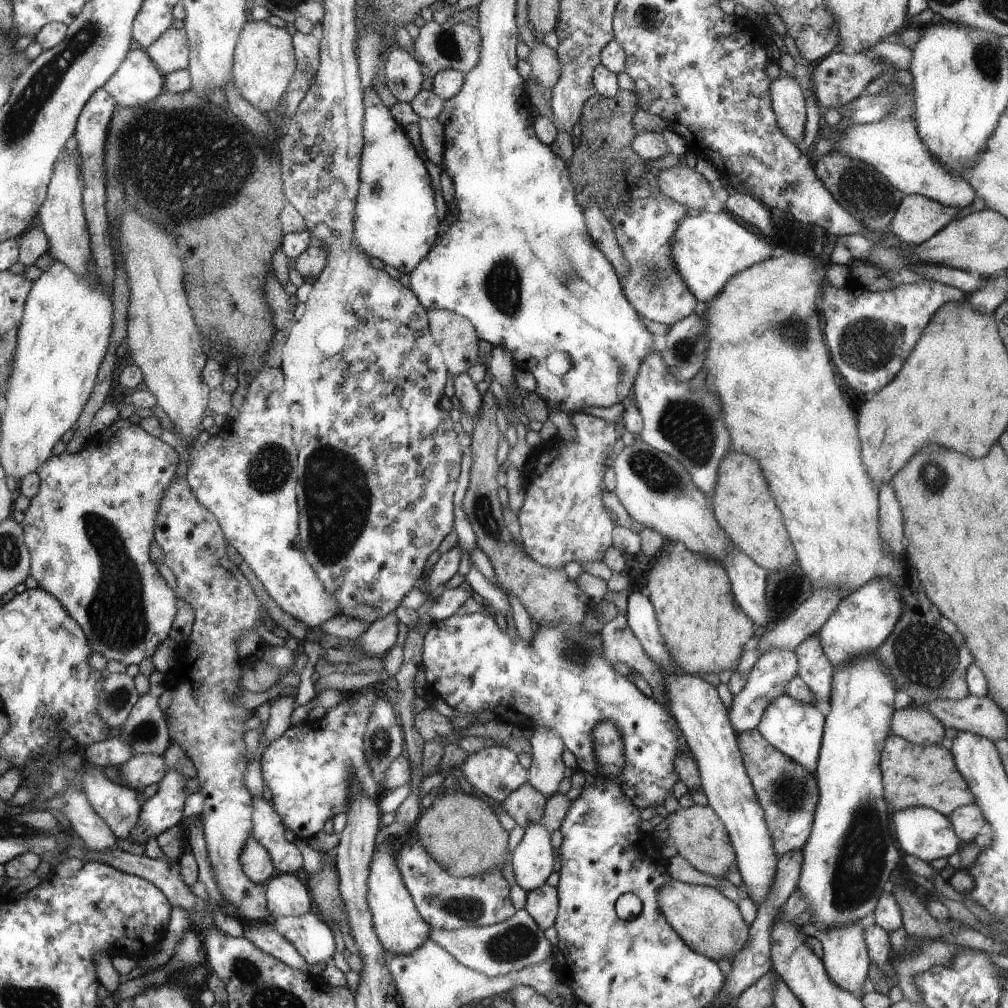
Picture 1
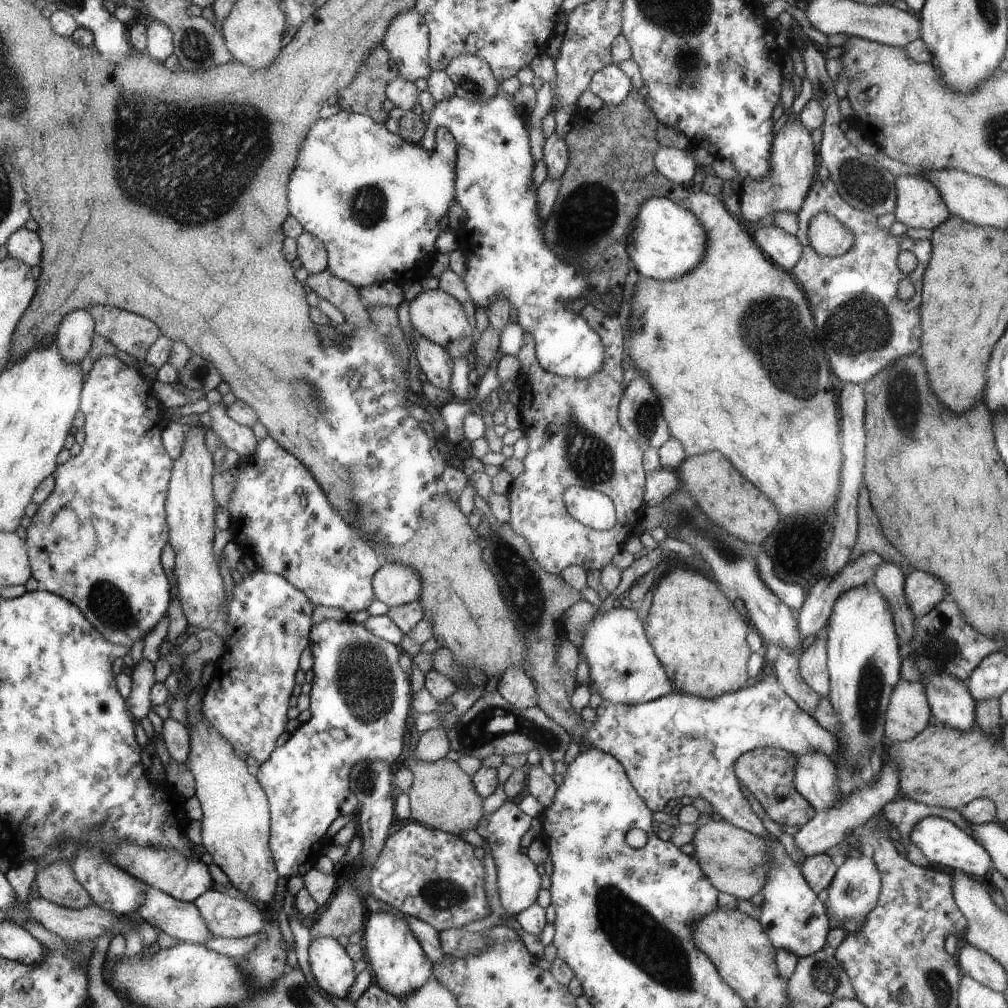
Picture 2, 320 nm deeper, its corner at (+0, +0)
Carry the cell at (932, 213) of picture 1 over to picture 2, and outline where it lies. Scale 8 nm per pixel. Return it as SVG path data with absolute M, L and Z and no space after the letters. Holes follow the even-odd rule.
M901 175L895 180L895 187L897 199L894 214L908 228L933 230L951 215L939 190L926 177Z

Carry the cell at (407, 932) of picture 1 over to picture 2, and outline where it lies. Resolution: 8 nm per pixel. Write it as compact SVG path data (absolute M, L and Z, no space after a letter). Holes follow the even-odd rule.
M374 913L365 920L363 928L364 956L370 962L370 970L376 978L376 984L401 1001L422 989L431 980L433 962L423 945L407 925L405 916L398 917L393 913Z

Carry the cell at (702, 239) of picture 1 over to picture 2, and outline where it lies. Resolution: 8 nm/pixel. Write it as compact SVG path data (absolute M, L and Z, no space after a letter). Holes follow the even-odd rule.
M652 197L639 206L631 226L628 254L637 272L648 279L672 280L693 271L707 252L707 232L702 220L687 207L682 208L668 197Z

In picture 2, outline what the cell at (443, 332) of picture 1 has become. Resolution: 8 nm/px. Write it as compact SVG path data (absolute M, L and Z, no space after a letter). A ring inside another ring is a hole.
M441 289L422 291L409 302L410 322L414 330L448 351L452 358L466 357L472 350L472 326L462 310L462 304Z

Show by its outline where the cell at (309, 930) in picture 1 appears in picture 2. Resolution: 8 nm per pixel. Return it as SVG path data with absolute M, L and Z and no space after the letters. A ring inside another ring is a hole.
M316 937L309 946L310 970L317 986L326 994L348 999L348 990L354 984L354 962L346 950L332 938Z

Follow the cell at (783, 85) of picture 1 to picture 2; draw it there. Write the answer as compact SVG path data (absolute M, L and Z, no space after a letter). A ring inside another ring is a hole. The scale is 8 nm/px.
M793 117L778 132L775 144L771 148L771 169L761 179L741 179L738 190L738 212L750 224L750 232L759 230L762 226L774 225L773 219L777 213L798 213L803 208L804 198L811 190L816 166L816 148L810 138L807 127Z

